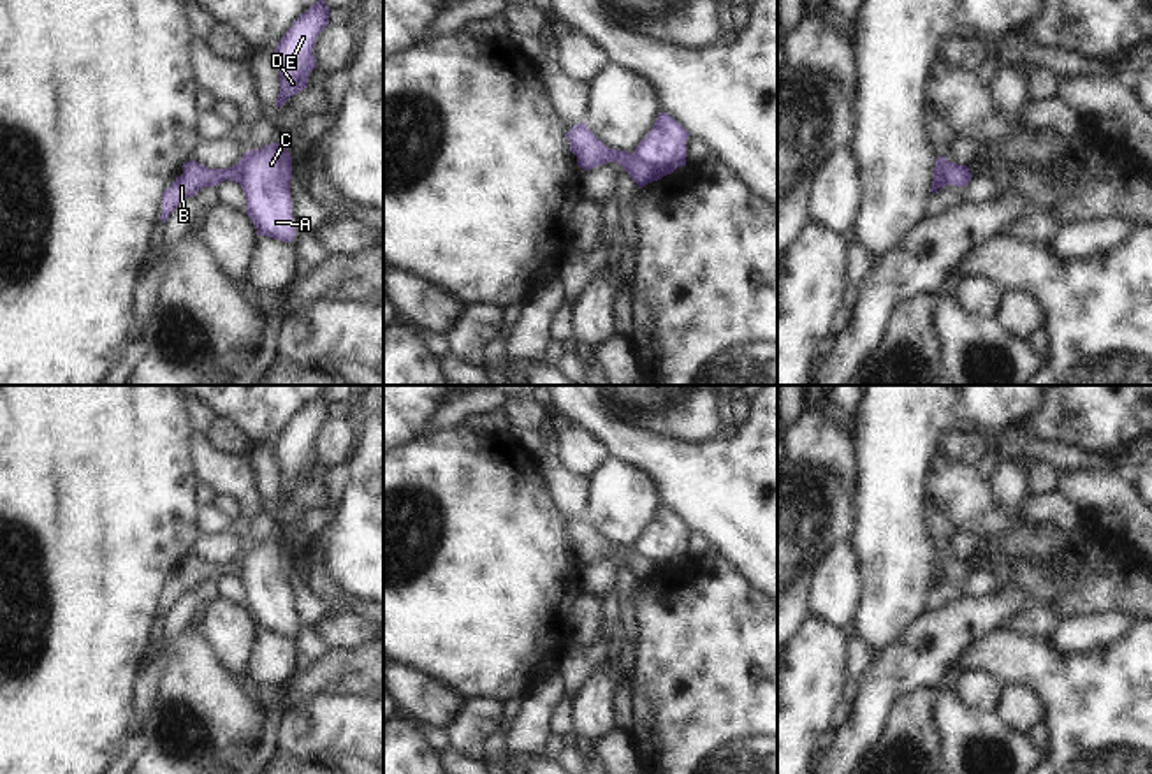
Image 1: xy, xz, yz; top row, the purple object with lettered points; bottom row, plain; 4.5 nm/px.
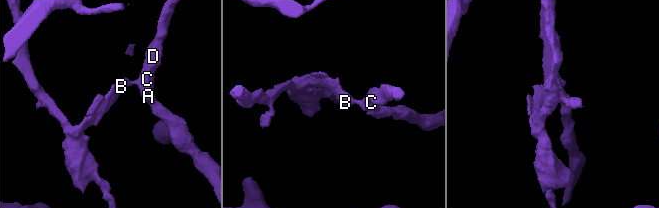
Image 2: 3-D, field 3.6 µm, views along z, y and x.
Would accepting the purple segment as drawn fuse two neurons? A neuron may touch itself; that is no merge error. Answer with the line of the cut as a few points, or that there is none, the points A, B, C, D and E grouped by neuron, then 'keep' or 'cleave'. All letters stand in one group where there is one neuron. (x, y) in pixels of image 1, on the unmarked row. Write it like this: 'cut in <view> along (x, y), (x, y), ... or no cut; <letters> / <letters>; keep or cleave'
cut in xz along (632, 547), (663, 569); A C D E / B; cleave

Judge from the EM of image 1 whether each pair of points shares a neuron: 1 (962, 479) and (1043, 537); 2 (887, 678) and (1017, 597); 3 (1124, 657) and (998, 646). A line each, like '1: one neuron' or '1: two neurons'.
1: one neuron
2: one neuron
3: one neuron

